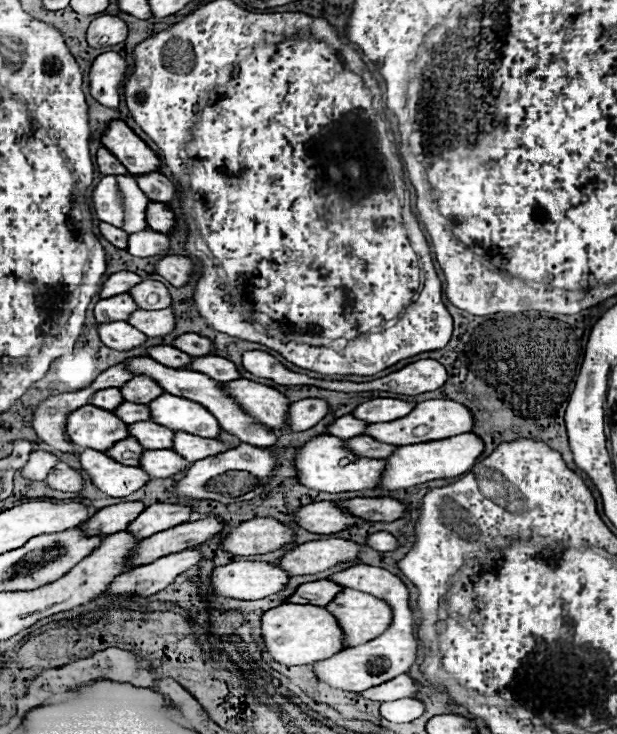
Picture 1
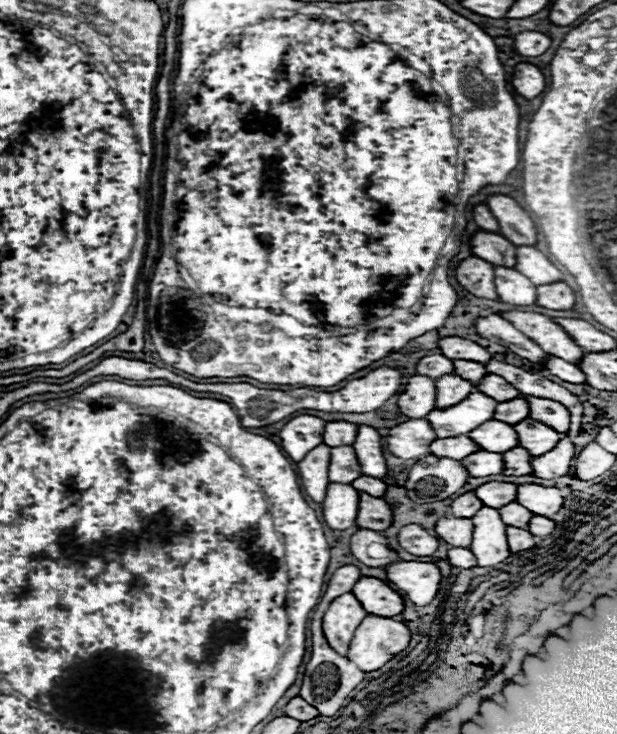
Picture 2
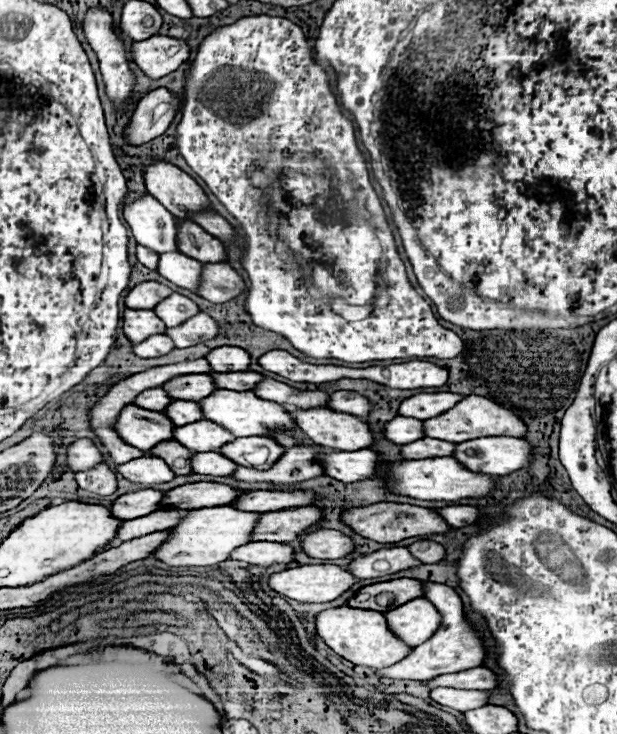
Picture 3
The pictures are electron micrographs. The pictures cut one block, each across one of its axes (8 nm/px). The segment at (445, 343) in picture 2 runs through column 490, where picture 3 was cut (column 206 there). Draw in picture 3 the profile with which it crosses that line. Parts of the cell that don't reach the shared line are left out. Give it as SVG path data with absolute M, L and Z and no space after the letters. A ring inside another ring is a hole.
M222 346L206 354L206 360L212 366L212 372L246 372L250 366L250 354L238 346Z

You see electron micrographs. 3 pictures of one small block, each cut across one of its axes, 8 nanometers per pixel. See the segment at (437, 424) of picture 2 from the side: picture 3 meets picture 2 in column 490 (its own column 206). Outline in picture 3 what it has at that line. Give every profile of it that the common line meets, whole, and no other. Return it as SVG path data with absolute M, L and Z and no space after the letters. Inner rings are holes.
M218 390L218 394L210 394L204 402L200 402L204 418L210 422L218 422L226 430L230 430L238 438L246 436L268 436L272 438L274 432L294 432L298 426L294 424L294 418L288 414L284 406L278 406L274 402L266 402L258 398L256 394L234 394L232 390Z

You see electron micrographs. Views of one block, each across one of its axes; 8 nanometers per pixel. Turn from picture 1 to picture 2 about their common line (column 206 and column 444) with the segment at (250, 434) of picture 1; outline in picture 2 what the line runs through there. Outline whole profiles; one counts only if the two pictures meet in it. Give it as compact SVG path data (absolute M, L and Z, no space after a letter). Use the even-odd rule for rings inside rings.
M456 374L442 376L436 380L436 408L450 408L462 402L474 390L476 388L470 382L466 382L464 378L458 378Z

